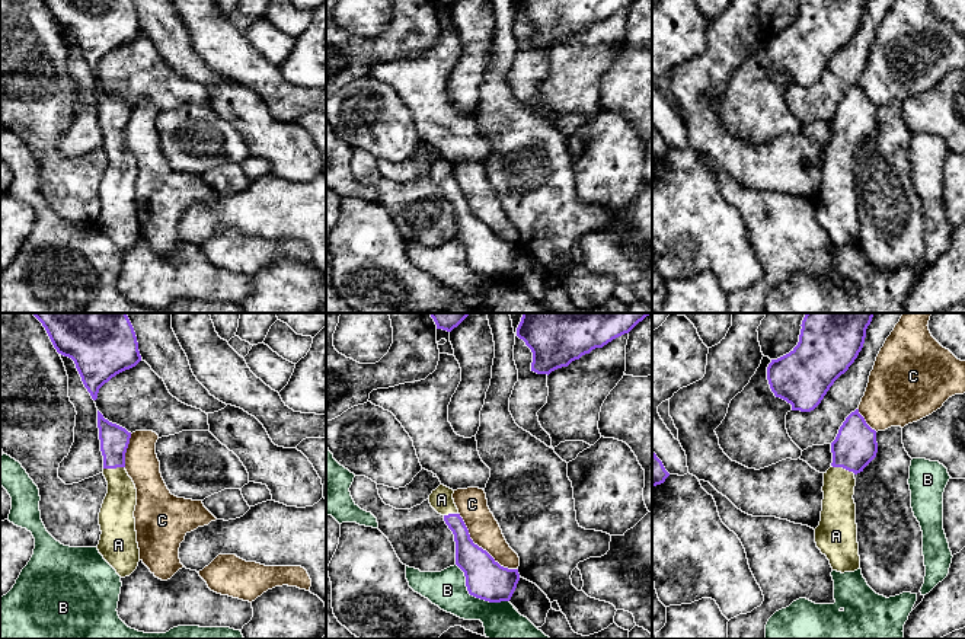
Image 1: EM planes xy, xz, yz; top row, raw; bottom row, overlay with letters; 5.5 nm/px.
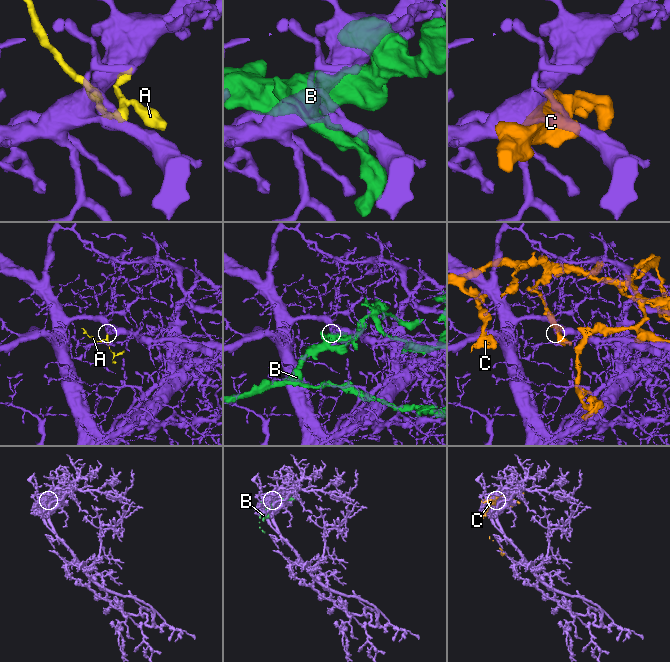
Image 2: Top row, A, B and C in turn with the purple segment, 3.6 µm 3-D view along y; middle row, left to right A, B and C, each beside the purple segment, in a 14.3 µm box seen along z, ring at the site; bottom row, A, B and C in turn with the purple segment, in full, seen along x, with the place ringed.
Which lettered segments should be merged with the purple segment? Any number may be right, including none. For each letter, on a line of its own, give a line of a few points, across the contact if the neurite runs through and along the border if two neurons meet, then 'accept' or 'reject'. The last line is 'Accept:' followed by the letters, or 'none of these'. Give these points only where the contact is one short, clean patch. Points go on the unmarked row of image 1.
A: line yz (855, 121), (843, 141), (839, 153), (839, 184); accept
B: reject
C: reject
Accept: A

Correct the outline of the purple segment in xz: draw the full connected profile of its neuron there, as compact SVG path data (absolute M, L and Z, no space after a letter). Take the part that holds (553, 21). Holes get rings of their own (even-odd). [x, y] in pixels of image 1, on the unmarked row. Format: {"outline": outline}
{"outline": "M518 0L517 10L533 26L531 45L550 48L629 7L635 0Z"}

